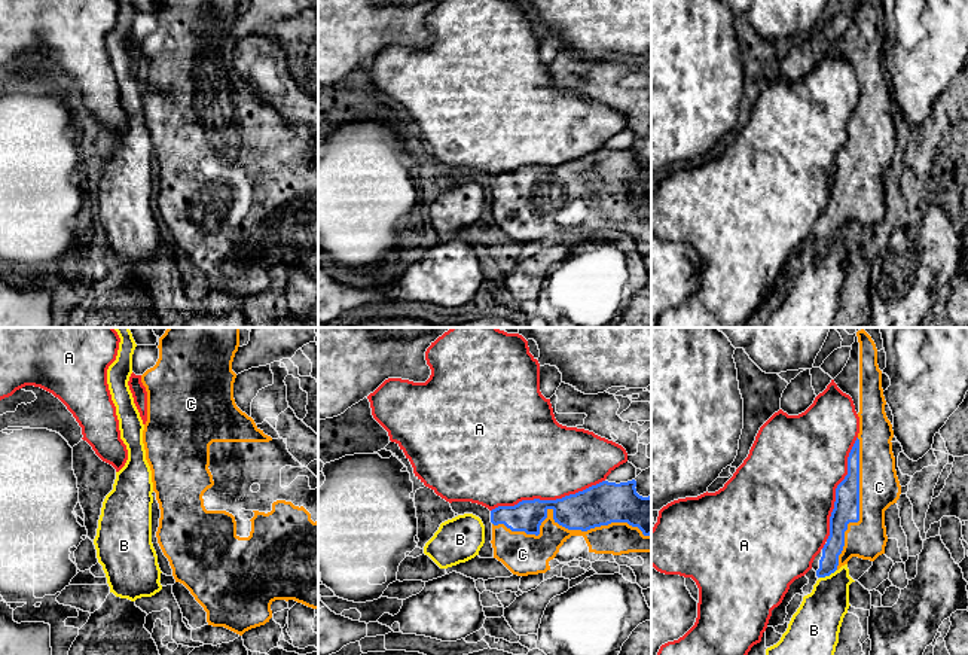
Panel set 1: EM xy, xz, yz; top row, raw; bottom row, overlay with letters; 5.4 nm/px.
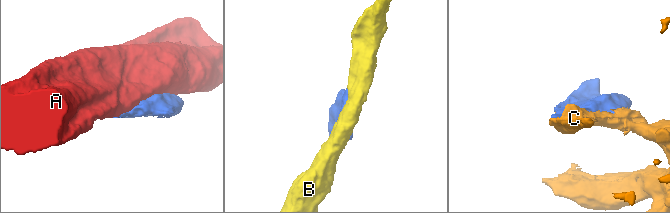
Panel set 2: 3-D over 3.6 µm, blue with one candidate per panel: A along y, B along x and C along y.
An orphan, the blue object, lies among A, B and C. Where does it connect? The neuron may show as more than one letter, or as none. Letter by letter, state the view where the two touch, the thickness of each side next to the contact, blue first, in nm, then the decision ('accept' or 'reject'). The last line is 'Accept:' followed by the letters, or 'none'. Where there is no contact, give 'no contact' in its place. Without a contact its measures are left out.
A: xz | 220/440 nm | reject
B: yz | 100/260 nm | reject
C: xz | 220/220 nm | accept
Accept: C

